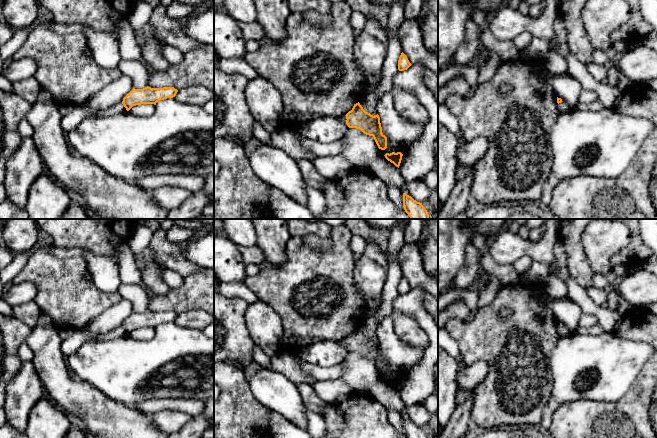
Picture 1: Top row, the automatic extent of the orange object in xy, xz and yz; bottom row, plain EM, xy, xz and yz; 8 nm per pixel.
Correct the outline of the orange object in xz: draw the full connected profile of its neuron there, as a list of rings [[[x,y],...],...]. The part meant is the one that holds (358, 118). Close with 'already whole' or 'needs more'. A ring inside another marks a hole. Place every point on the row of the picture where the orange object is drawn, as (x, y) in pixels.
[[[360,103],[354,104],[351,111],[345,116],[339,116],[342,122],[345,122],[349,128],[361,130],[364,134],[372,136],[379,149],[387,148],[387,137],[382,133],[379,115],[371,115],[366,112]]]; needs more

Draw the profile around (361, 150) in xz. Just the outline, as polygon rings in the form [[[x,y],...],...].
[[[349,128],[343,140],[346,142],[346,144],[339,155],[349,161],[355,167],[356,170],[362,171],[366,168],[368,172],[374,175],[375,177],[383,180],[385,183],[388,183],[400,189],[402,193],[405,193],[410,196],[409,191],[407,189],[407,183],[402,178],[399,168],[380,154],[379,148],[373,136],[366,135],[359,129]]]

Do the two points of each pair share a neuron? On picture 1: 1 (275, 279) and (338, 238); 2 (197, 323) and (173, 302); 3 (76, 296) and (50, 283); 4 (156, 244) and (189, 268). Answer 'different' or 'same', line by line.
1: same
2: different
3: same
4: same

